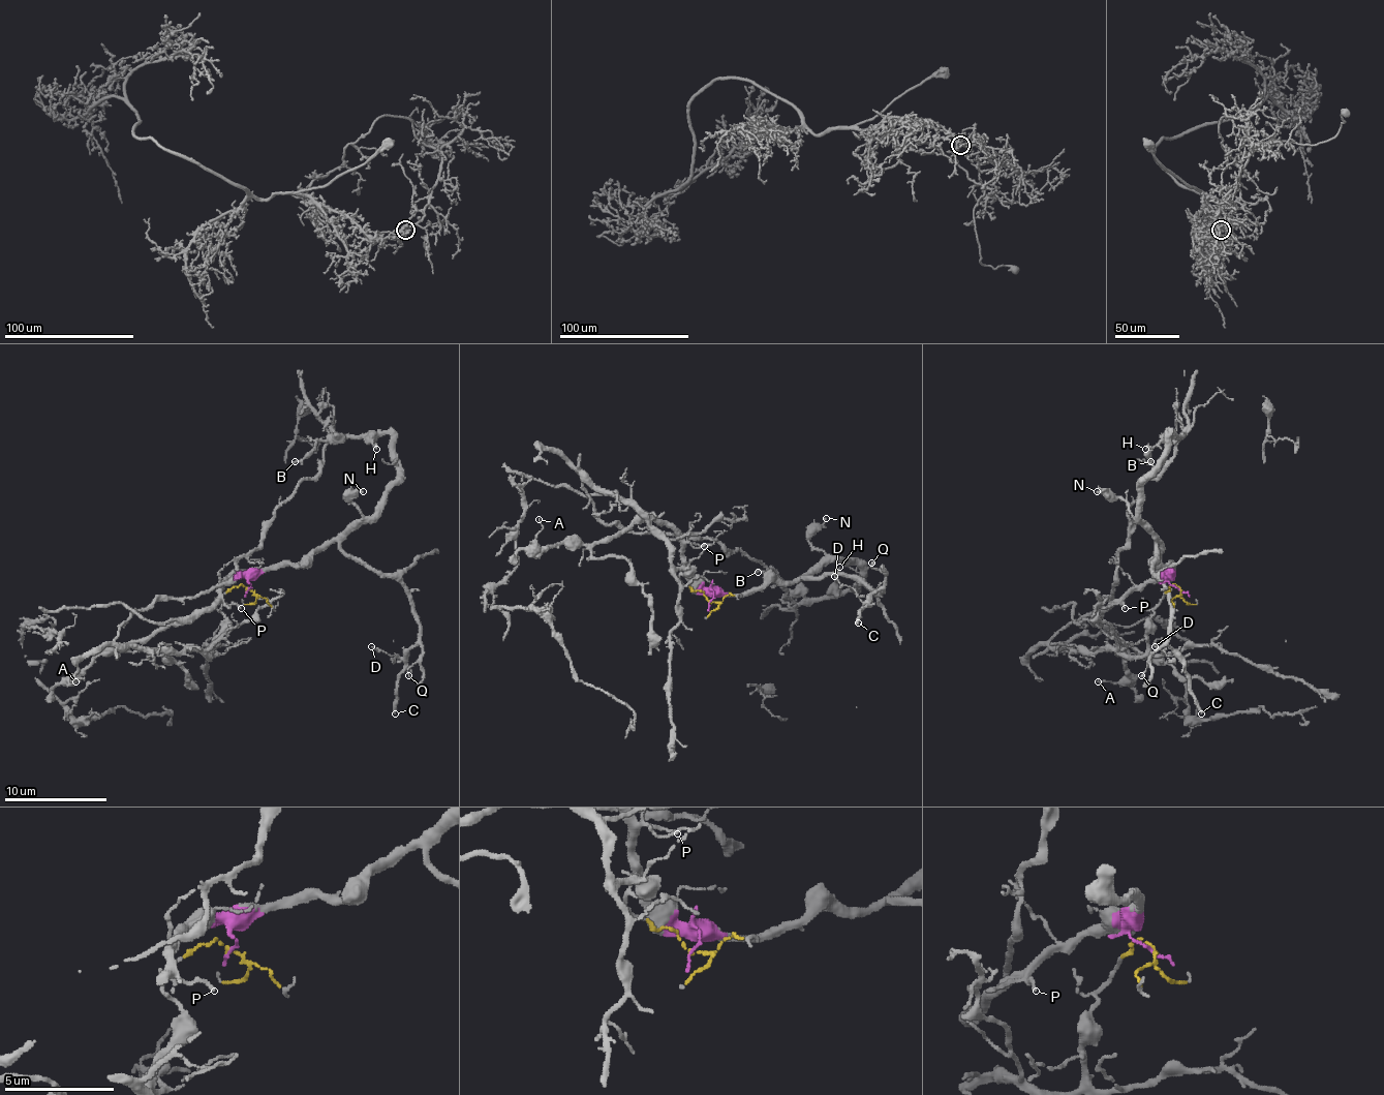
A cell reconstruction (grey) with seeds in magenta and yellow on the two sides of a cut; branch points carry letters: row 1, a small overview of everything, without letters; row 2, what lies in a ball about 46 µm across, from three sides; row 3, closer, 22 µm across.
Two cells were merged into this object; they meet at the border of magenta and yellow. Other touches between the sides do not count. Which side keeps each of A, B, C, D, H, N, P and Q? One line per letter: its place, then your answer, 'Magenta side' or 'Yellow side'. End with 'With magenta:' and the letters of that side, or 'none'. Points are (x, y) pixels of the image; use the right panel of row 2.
A: Place: (1098, 681). Magenta side
B: Place: (1150, 461). Magenta side
C: Place: (1201, 713). Magenta side
D: Place: (1155, 646). Magenta side
H: Place: (1145, 449). Magenta side
N: Place: (1097, 491). Magenta side
P: Place: (1125, 608). Magenta side
Q: Place: (1141, 675). Magenta side
With magenta: A, B, C, D, H, N, P, Q

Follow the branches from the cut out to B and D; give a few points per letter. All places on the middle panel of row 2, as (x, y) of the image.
B: (710, 601), (839, 559), (859, 580), (819, 599), (757, 573)
D: (710, 601), (713, 590), (760, 590), (767, 583), (836, 575), (855, 575), (883, 590), (864, 596), (834, 575)

